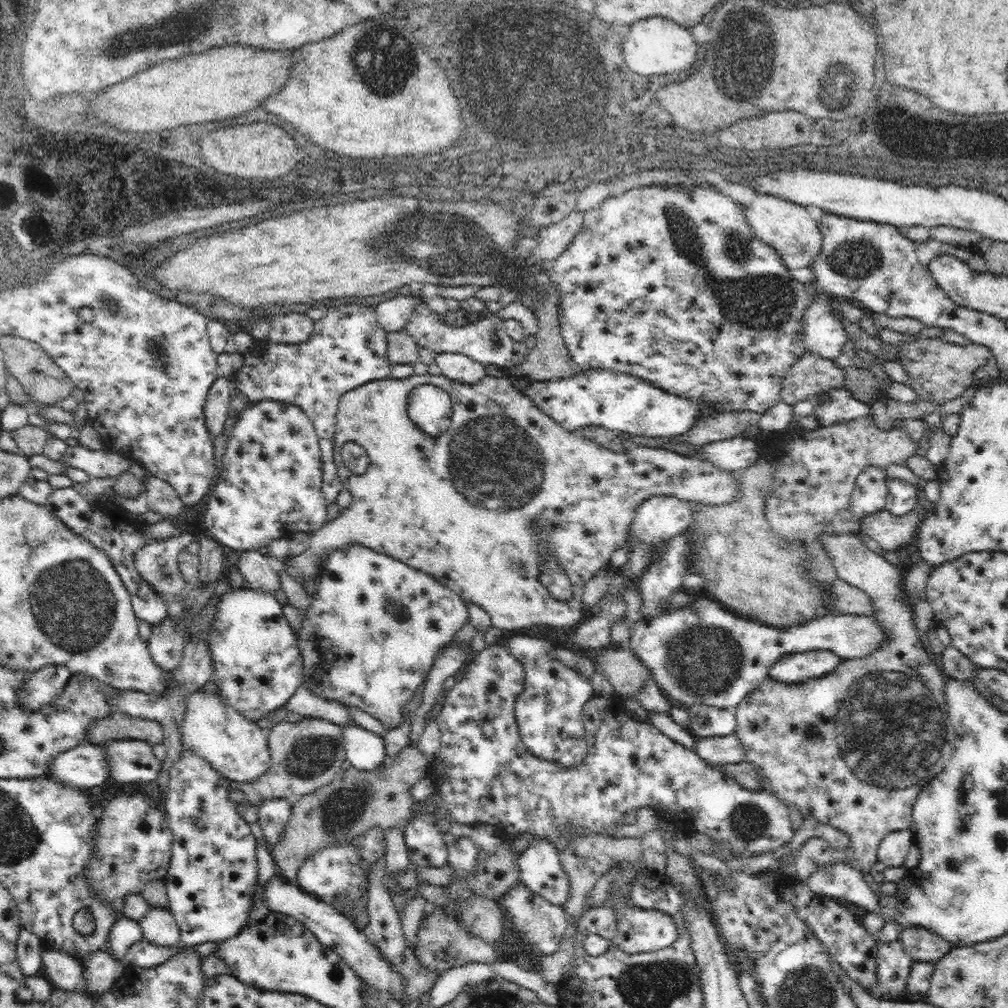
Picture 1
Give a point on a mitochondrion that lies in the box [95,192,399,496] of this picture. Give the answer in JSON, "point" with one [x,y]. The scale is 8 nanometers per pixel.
{"point":[156,355]}

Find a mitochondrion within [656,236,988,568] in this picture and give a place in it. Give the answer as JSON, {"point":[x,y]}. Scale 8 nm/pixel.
{"point":[855,258]}

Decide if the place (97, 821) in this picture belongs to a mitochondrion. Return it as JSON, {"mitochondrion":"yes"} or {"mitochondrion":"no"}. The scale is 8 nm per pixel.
{"mitochondrion":"no"}

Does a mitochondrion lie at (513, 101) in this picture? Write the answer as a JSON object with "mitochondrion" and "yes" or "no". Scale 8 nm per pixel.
{"mitochondrion":"yes"}

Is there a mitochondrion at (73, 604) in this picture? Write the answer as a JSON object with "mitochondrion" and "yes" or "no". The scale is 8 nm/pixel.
{"mitochondrion":"yes"}

